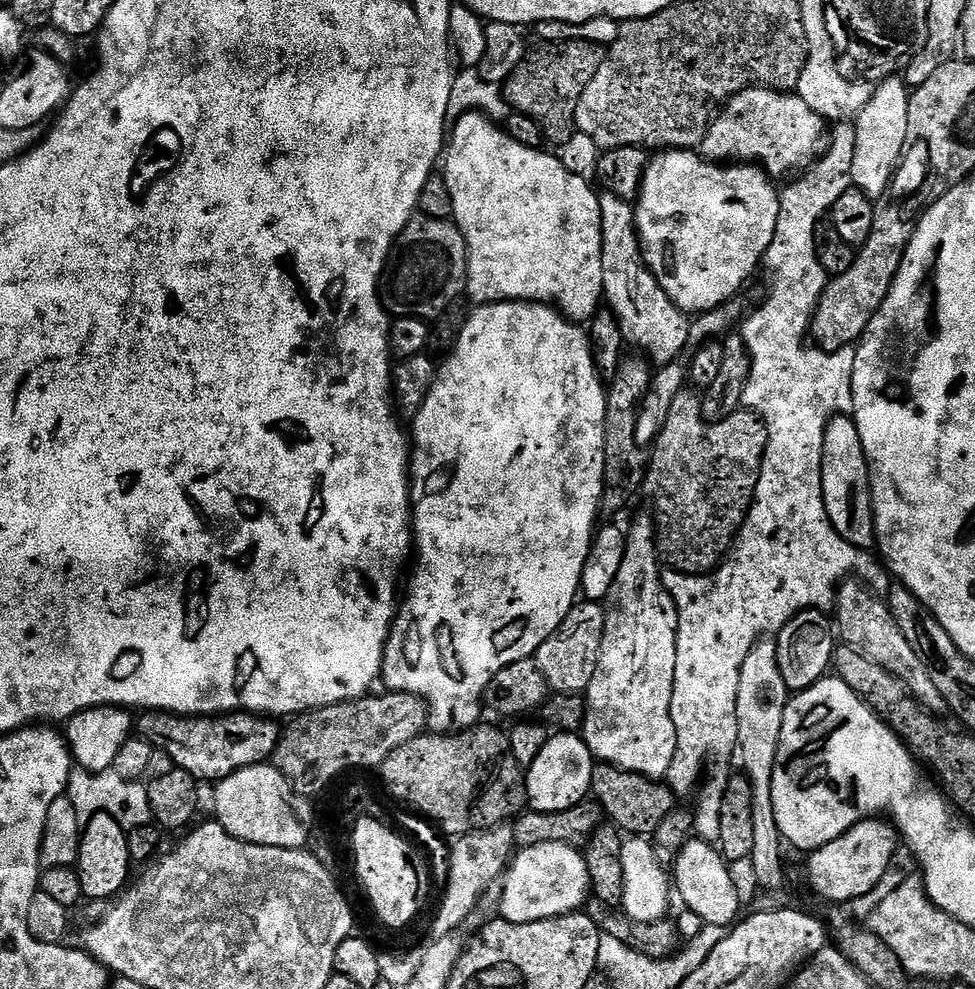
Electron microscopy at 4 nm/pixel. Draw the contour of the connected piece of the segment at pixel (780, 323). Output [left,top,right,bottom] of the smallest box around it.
[738,122,856,424]

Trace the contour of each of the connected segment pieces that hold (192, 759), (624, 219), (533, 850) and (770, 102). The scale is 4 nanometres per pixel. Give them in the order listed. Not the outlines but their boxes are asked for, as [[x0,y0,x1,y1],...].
[[134,710,282,782],[599,191,689,365],[499,842,592,924],[698,88,826,178]]

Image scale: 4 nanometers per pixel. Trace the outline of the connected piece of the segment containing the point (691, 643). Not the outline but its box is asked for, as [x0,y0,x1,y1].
[663,436,852,842]

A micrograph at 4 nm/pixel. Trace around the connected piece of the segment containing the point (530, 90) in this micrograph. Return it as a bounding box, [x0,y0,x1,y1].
[506,40,605,146]

